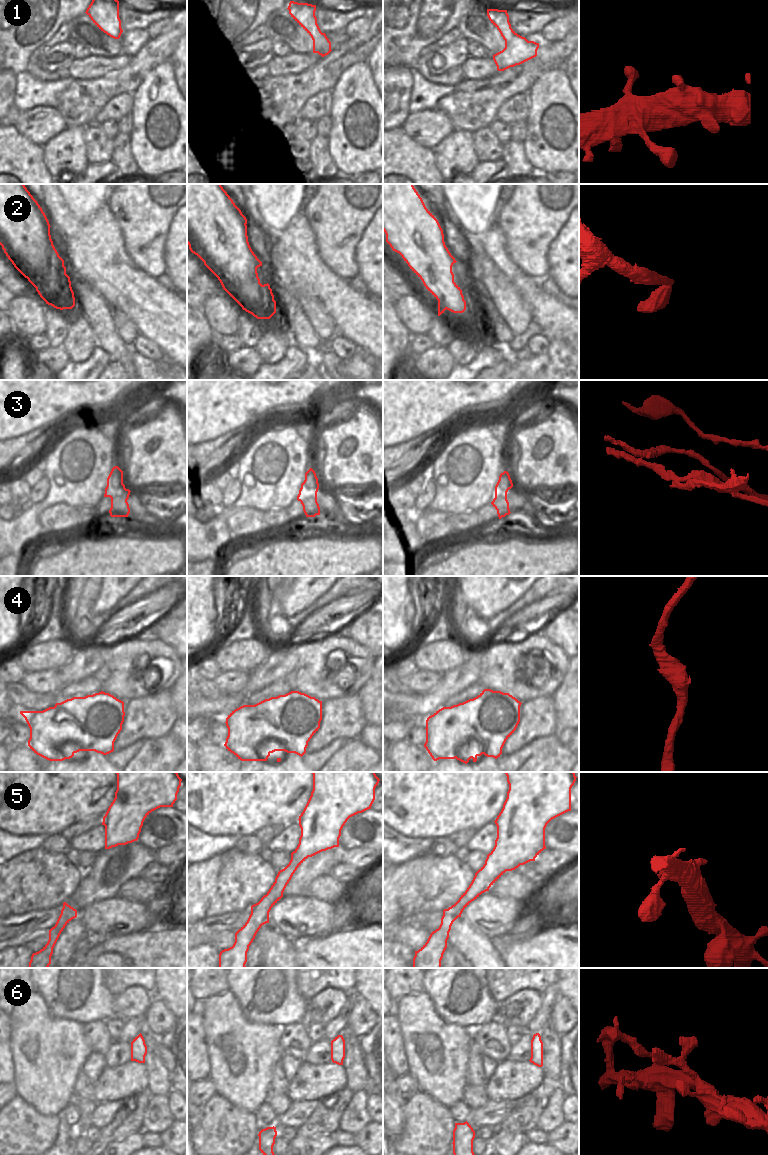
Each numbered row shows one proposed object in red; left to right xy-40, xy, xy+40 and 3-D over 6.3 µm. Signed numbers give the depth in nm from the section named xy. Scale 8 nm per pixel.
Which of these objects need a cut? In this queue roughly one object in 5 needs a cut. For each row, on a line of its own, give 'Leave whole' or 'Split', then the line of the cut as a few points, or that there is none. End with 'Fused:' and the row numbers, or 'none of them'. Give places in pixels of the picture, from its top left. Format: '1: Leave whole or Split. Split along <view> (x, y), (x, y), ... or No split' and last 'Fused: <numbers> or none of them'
1: Leave whole. No split
2: Split. Split along xy+40 (438, 300), (446, 308)
3: Split. Split along xy-40 (127, 489), (111, 499)
4: Leave whole. No split
5: Leave whole. No split
6: Leave whole. No split
Fused: 2, 3.

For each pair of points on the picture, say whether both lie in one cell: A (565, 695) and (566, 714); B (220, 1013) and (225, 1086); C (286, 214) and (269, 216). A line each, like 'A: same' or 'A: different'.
A: same
B: same
C: same

